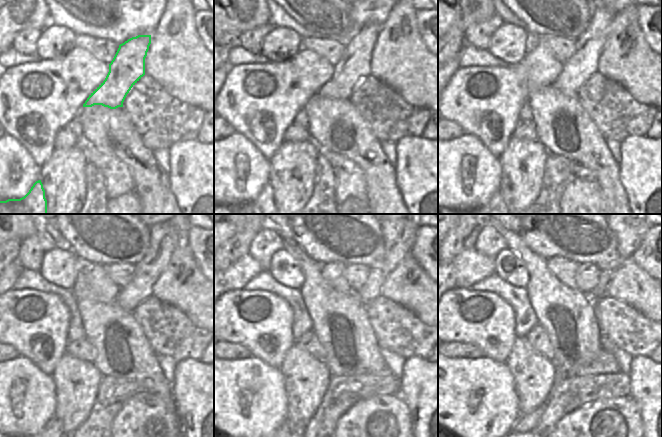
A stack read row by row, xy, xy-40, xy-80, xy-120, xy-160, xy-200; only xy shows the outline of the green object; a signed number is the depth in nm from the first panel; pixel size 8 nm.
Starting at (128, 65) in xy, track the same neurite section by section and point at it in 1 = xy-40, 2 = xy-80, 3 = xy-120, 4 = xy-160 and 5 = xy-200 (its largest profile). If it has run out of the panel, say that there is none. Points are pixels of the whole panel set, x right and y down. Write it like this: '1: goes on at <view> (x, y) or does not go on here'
1: goes on at xy-40 (354, 65)
2: goes on at xy-80 (588, 46)
3: goes on at xy-120 (163, 237)
4: goes on at xy-160 (399, 234)
5: goes on at xy-200 (629, 234)

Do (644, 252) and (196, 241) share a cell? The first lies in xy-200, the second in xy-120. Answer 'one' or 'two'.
one

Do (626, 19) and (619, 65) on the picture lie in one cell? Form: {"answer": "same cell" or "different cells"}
{"answer": "same cell"}

